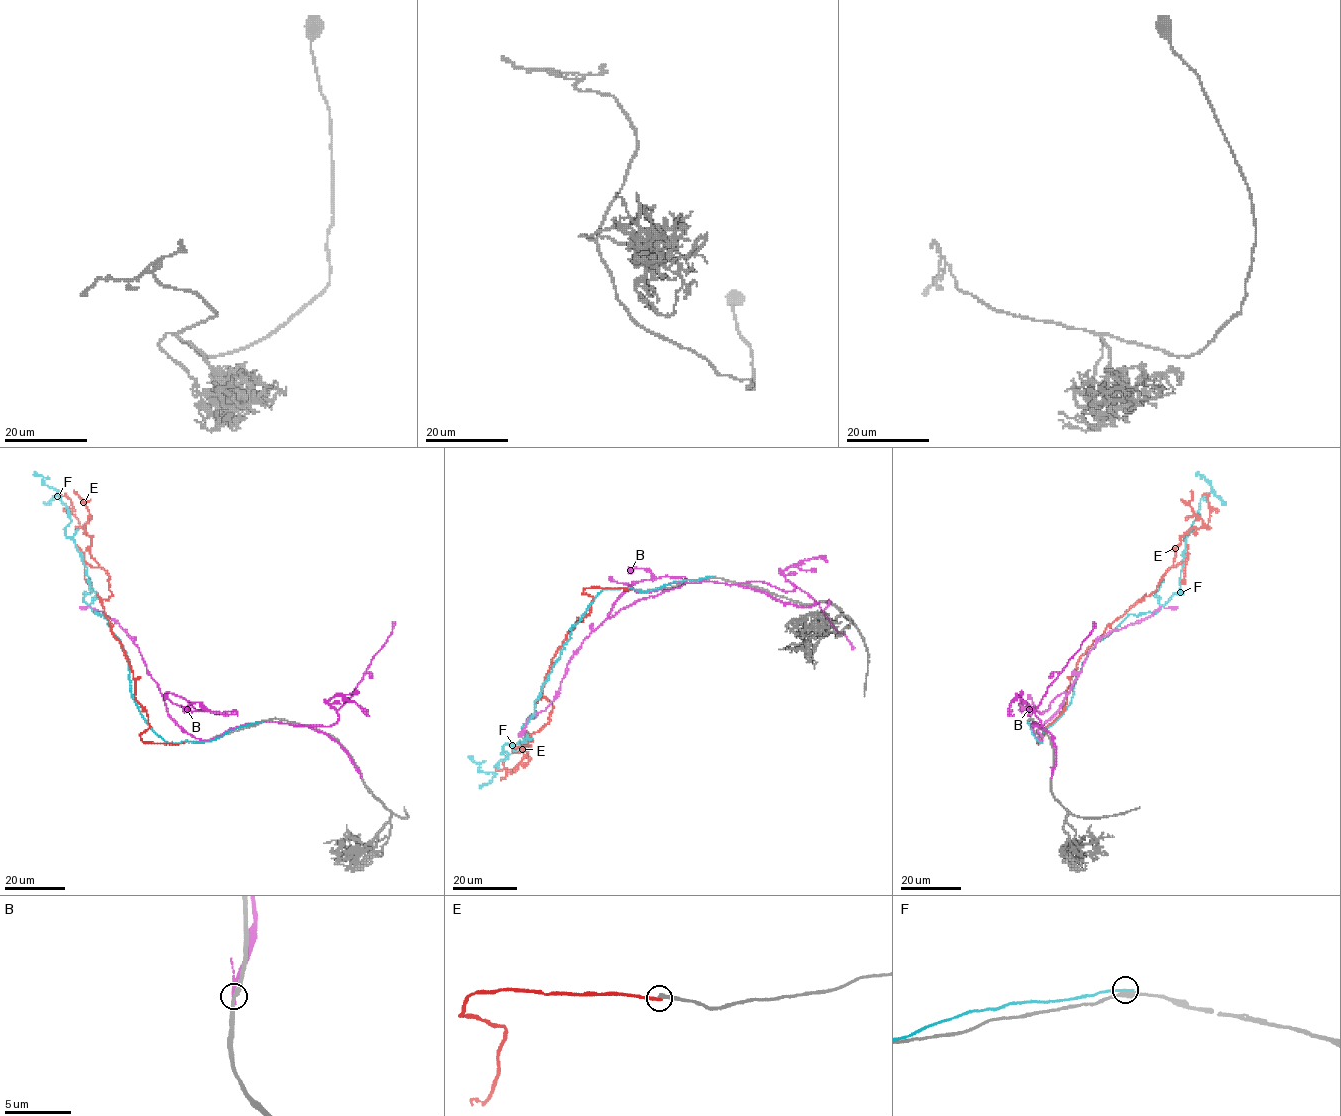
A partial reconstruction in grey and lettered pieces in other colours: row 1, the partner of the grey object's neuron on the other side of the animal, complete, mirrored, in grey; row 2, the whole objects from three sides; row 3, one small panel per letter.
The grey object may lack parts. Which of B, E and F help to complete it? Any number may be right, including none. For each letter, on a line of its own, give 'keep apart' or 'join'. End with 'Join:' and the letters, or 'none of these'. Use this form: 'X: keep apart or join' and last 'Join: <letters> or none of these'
B: keep apart
E: keep apart
F: keep apart
Join: none of these

